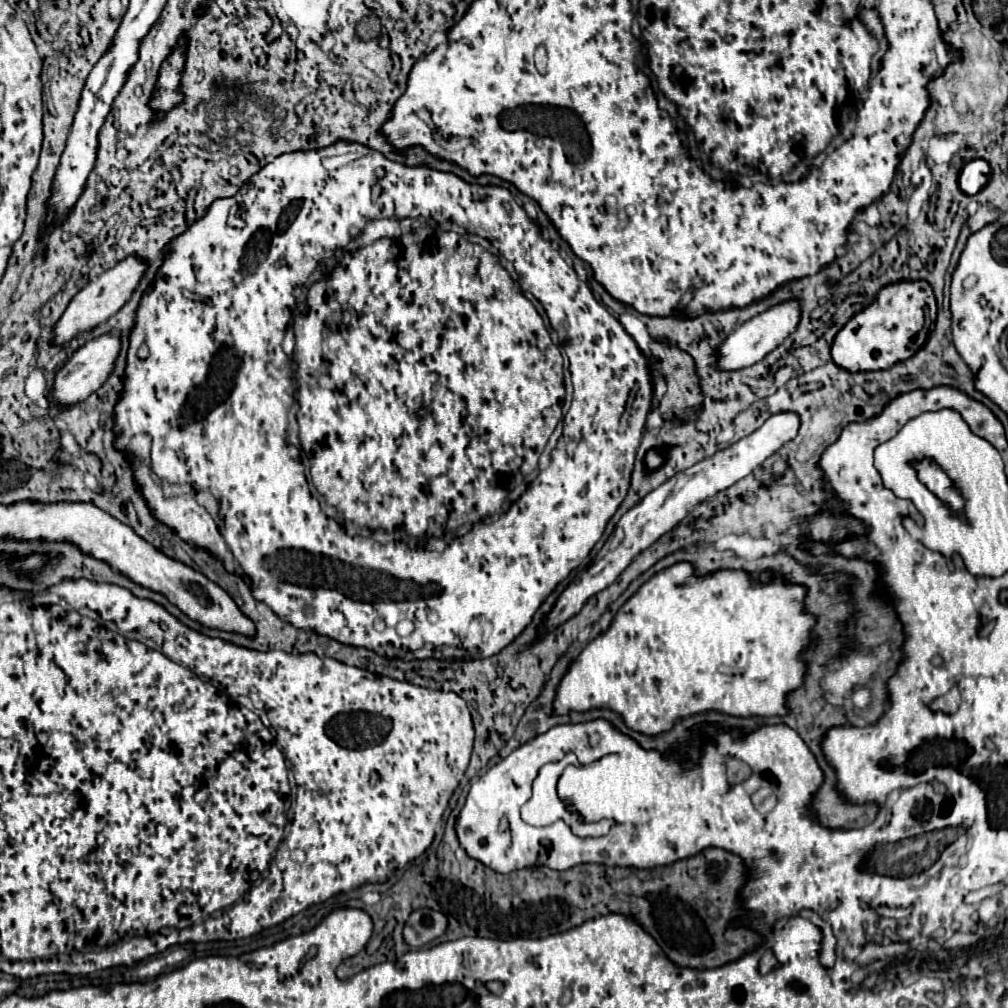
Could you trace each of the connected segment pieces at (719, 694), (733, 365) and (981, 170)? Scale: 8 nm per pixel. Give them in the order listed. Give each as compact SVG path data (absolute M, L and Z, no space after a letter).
M688 562L674 564L674 566L658 572L656 576L652 576L620 608L620 612L612 620L608 632L600 634L596 640L592 640L580 652L580 656L572 662L570 670L564 674L564 678L562 678L560 686L558 686L558 694L556 694L556 700L554 700L554 712L556 714L568 714L570 710L584 712L584 710L598 708L598 706L610 706L610 710L622 714L622 718L624 718L628 728L644 732L644 734L658 734L662 730L672 728L676 718L698 714L698 712L706 712L706 710L718 710L718 712L734 714L734 716L752 716L752 714L784 716L788 712L788 708L784 706L786 694L790 690L794 690L796 686L800 686L802 680L804 680L806 666L798 660L798 656L806 648L808 638L810 638L810 630L814 626L814 618L810 614L802 612L802 598L804 598L804 594L806 594L804 586L784 584L780 578L776 578L772 584L756 584L756 582L752 582L752 578L746 572L740 572L740 570L724 570L724 572L716 572L712 576L706 576L706 578L696 578L694 572L692 572L692 566Z
M796 298L784 300L784 302L768 308L766 312L744 322L738 330L734 330L726 338L726 342L722 342L722 346L718 350L718 354L720 354L718 366L722 366L722 370L740 370L740 368L760 362L768 352L772 352L776 346L780 346L796 330L798 322L800 322L800 300L796 300Z
M970 160L962 170L960 170L960 190L964 194L978 194L986 182L990 180L990 166L986 160Z

